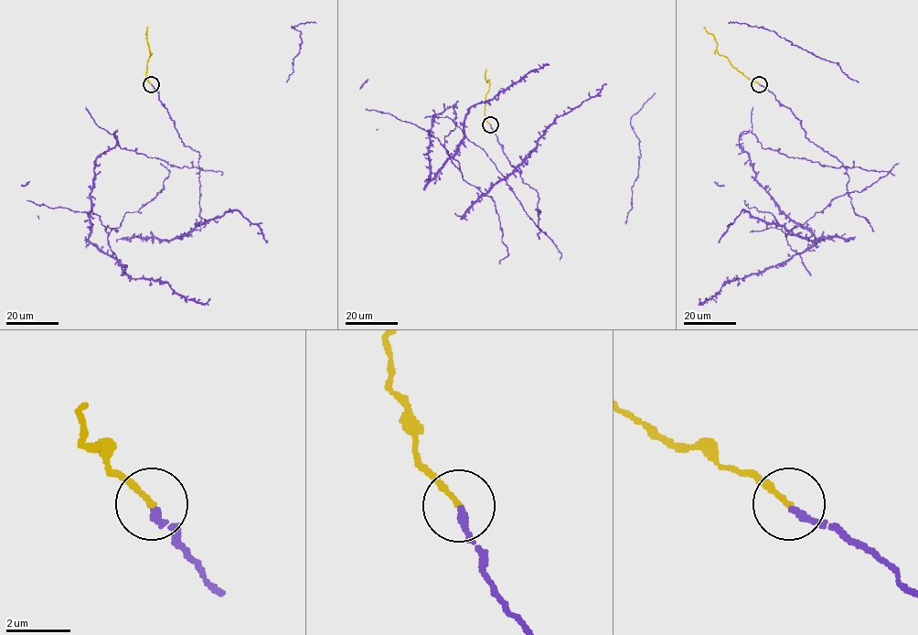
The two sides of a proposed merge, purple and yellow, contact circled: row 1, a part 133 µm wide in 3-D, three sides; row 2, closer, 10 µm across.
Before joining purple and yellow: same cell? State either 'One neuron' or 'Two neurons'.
One neuron

